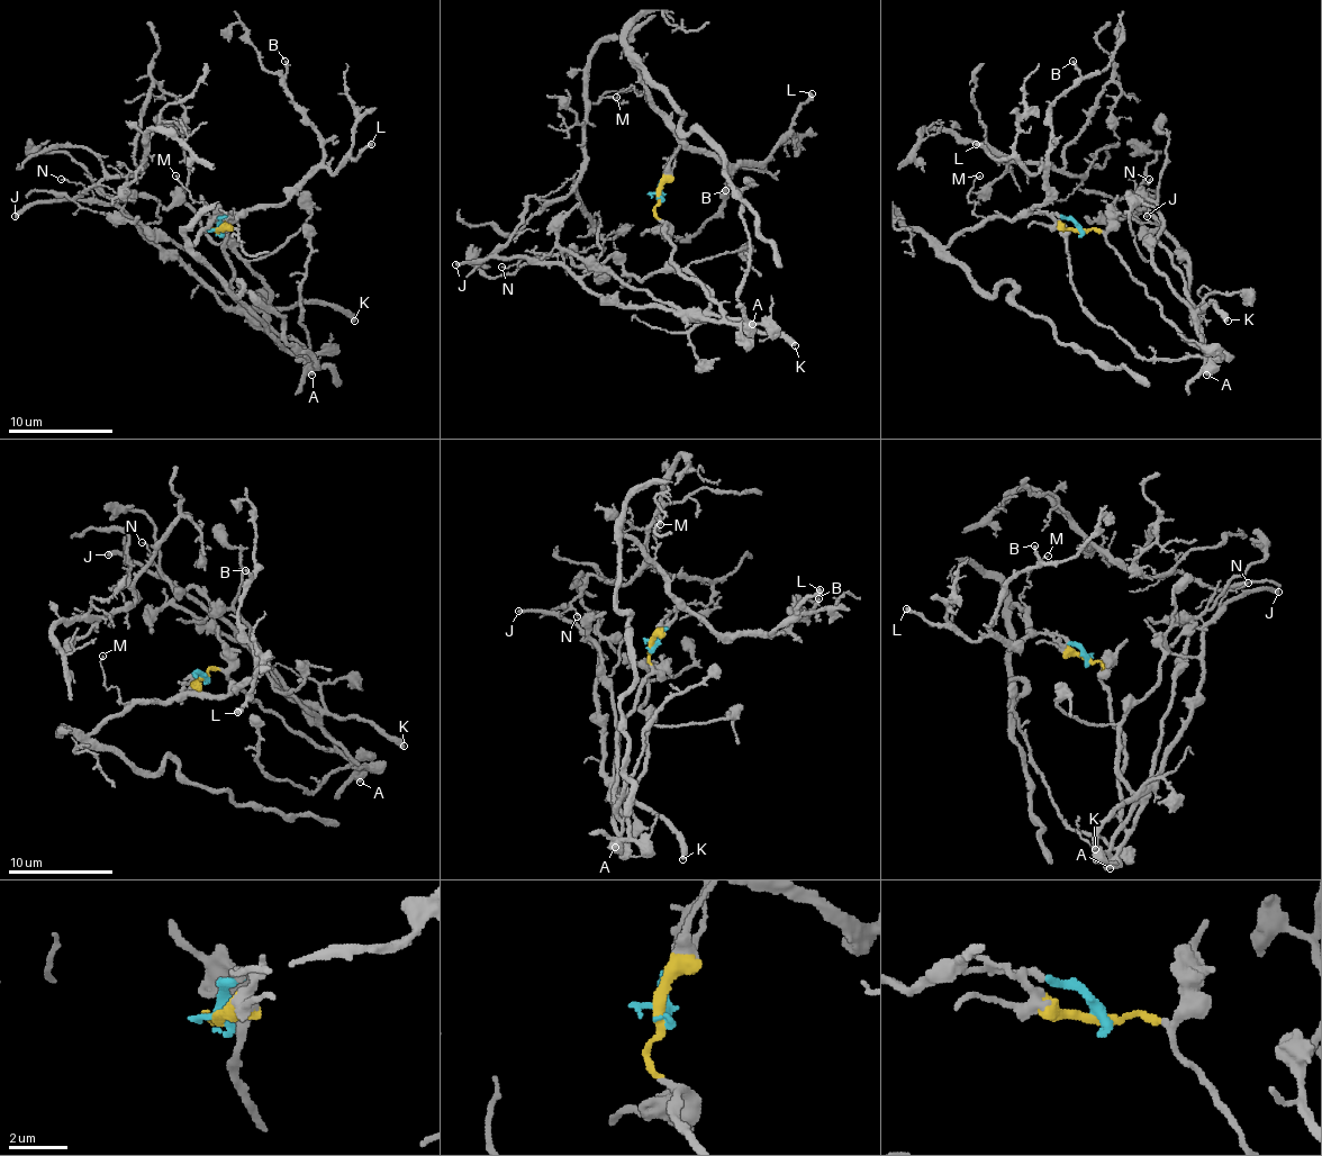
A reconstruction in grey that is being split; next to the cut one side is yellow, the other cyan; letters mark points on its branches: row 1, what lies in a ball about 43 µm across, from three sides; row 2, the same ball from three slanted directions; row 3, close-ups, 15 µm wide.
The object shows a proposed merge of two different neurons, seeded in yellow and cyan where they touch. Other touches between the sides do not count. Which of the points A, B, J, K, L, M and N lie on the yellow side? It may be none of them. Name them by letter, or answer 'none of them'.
A, J, K, N

